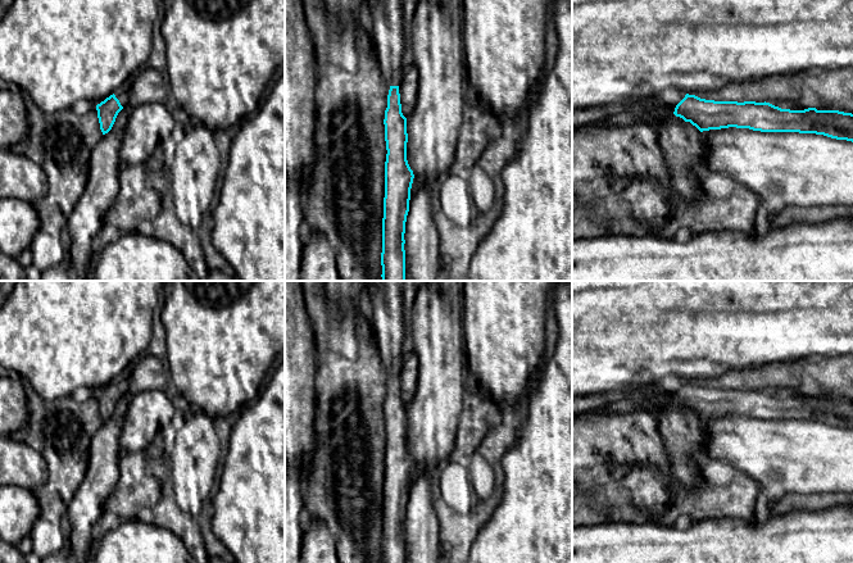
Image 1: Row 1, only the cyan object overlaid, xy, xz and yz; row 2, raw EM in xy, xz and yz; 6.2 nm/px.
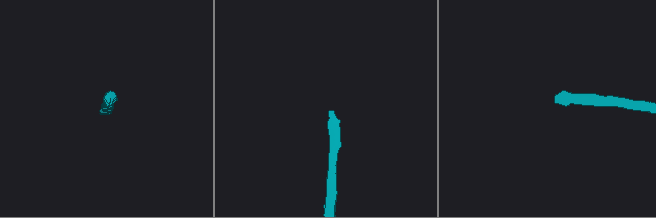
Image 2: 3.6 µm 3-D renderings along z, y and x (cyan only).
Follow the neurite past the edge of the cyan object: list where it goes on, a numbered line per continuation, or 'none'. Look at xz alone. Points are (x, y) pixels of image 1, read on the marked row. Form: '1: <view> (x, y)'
1: xz (389, 35)

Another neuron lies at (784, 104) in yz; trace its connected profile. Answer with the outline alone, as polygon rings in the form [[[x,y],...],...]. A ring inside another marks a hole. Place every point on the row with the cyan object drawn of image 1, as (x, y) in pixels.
[[[782,100],[782,101],[766,101],[766,103],[770,103],[770,104],[775,105],[775,106],[781,108],[781,109],[790,109],[790,110],[804,110],[804,109],[808,109],[808,108],[816,108],[817,110],[830,110],[830,109],[817,108],[817,106],[815,106],[812,103],[808,103],[808,101],[806,101],[806,103],[791,103],[791,101],[788,101],[788,100]]]

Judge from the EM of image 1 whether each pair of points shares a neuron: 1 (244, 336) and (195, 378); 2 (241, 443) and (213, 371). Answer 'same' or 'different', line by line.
1: same
2: different

